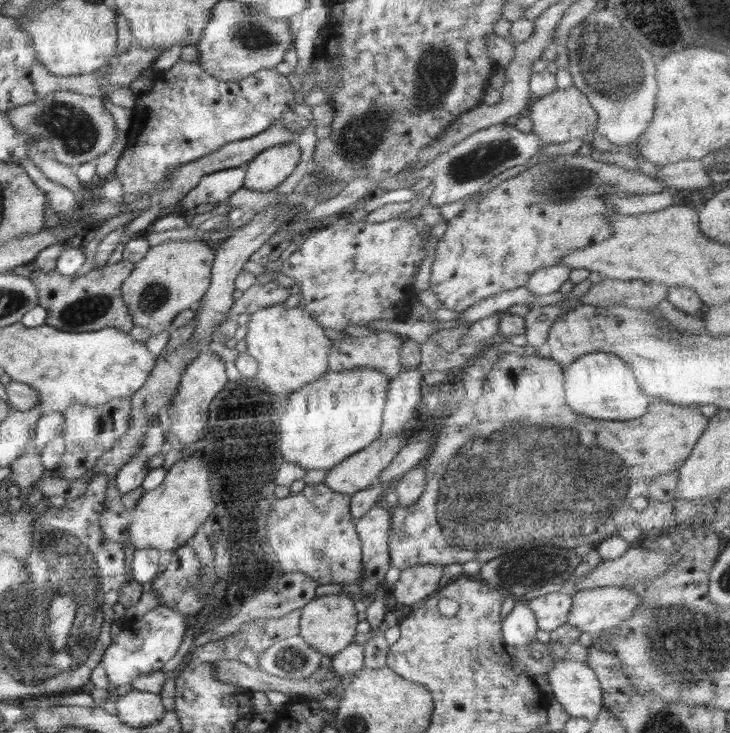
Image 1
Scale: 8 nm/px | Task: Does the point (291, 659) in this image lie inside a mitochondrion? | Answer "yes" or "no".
yes

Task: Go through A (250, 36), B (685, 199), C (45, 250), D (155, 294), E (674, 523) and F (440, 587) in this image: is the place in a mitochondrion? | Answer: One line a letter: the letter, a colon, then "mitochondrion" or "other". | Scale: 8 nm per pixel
A: mitochondrion
B: other
C: other
D: mitochondrion
E: other
F: other

